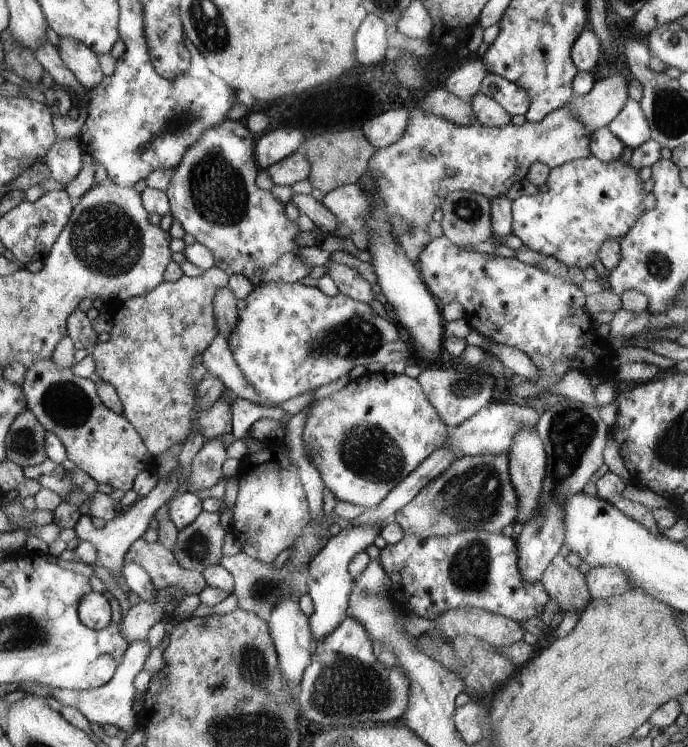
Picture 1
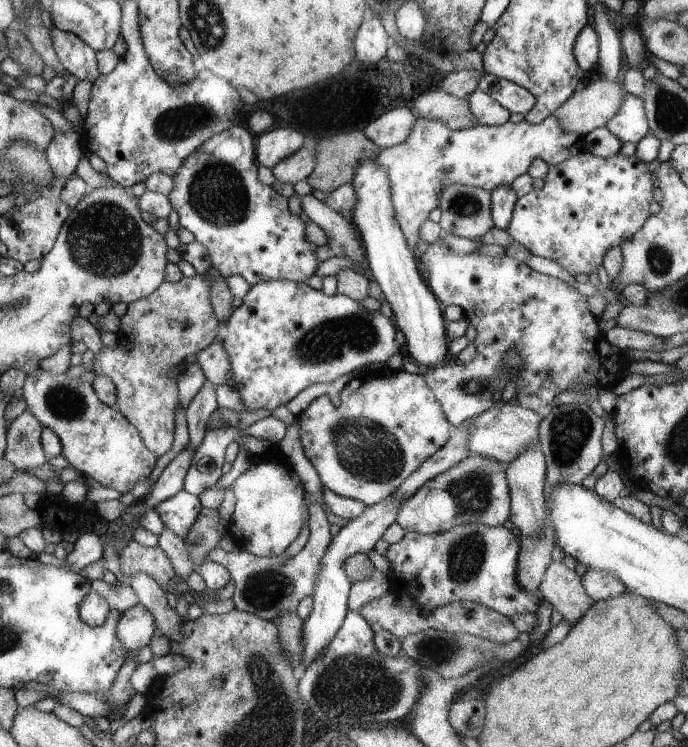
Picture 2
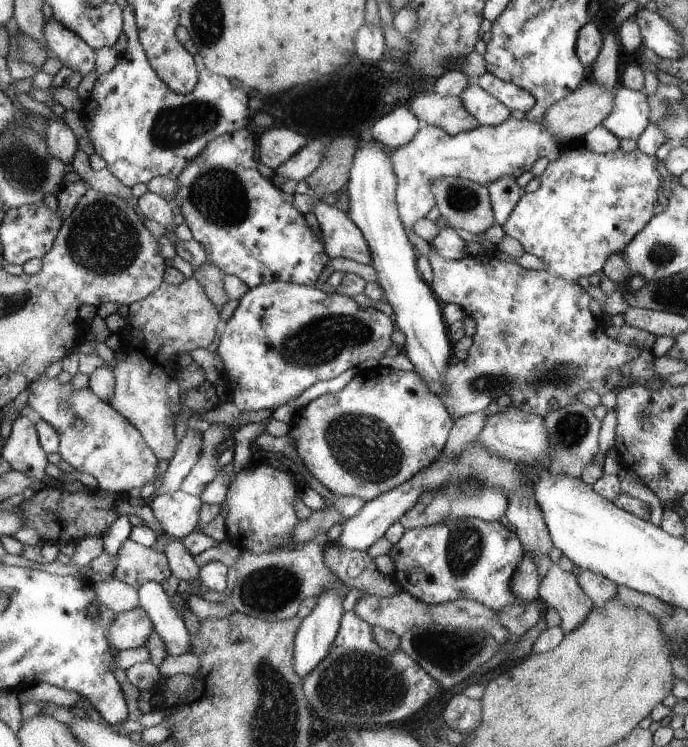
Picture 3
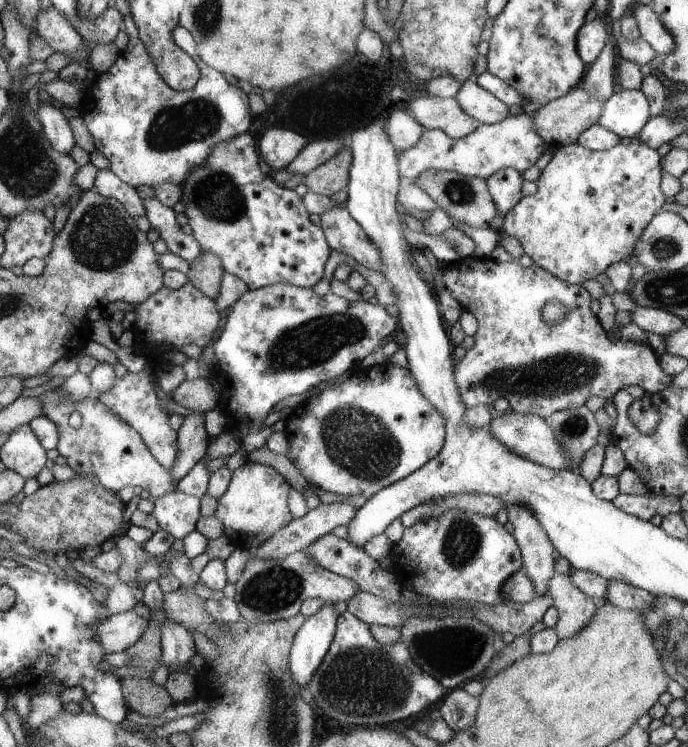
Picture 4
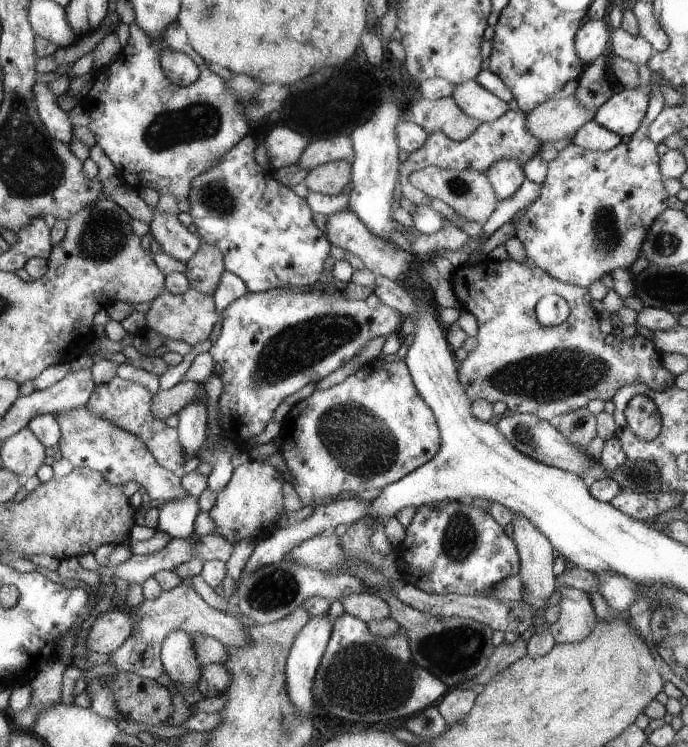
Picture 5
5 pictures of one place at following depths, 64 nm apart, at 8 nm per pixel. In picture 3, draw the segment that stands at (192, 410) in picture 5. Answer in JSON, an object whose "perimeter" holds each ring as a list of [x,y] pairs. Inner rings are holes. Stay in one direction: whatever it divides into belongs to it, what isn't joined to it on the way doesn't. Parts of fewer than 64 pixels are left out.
{"perimeter":[[[188,426],[186,435],[180,441],[176,456],[172,458],[164,473],[161,494],[180,490],[180,484],[194,463],[198,462],[200,452],[202,452],[202,434],[198,434],[194,428]]]}

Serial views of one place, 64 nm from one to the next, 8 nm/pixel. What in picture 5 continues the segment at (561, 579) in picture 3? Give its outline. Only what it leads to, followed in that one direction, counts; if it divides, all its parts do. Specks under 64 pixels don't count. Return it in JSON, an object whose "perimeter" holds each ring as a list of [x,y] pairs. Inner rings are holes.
{"perimeter":[[[557,584],[560,594],[560,616],[555,623],[550,625],[550,631],[556,644],[572,644],[586,640],[598,621],[592,608],[590,596],[581,590]]]}

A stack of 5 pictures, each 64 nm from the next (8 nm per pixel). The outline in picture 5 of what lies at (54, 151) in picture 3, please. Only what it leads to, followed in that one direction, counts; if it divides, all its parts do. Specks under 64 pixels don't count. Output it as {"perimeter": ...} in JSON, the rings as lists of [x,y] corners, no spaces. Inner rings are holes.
{"perimeter":[[[36,82],[34,86],[35,101],[39,106],[39,116],[47,127],[48,134],[64,144],[70,144],[74,126],[70,123],[67,112],[58,105],[58,98],[52,94],[46,82]]]}

